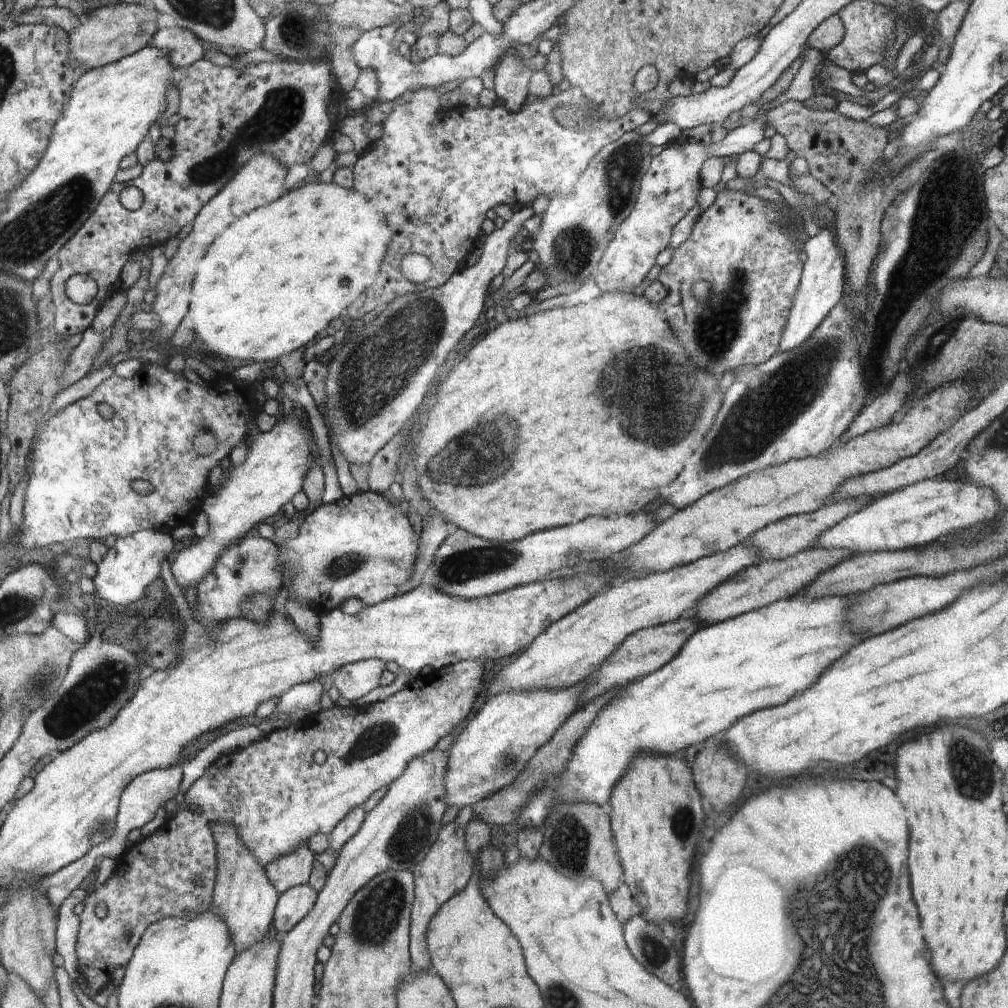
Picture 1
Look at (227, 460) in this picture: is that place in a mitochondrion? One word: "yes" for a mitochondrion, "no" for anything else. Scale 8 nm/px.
no

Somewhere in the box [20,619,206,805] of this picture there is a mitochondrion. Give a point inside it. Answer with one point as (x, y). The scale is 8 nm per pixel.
(99, 688)

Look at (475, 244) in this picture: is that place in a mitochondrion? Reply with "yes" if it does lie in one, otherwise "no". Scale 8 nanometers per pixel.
no

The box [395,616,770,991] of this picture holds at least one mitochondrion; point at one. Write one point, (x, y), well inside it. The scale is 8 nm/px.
(570, 840)

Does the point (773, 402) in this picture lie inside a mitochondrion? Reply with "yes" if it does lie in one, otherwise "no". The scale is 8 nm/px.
yes

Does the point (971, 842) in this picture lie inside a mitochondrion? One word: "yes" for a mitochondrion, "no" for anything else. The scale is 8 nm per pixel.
no

